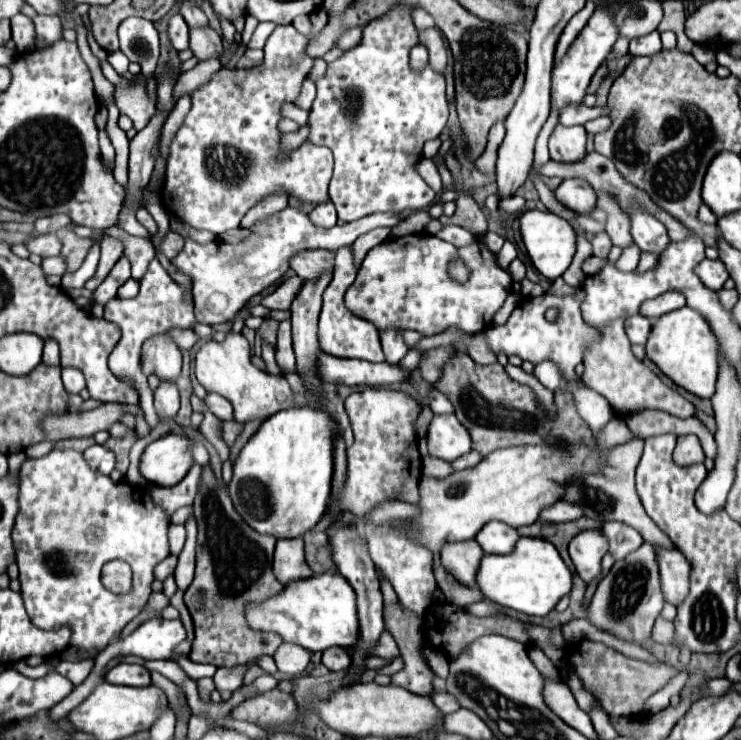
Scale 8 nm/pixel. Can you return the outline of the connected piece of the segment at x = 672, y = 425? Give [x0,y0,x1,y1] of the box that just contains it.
[626,410,716,458]

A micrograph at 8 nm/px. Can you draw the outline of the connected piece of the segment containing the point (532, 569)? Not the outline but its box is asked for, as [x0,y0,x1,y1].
[476,538,572,616]

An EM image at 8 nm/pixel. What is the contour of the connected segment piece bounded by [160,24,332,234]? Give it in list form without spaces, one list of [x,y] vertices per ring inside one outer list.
[[[292,24],[276,26],[266,40],[266,56],[260,66],[250,70],[222,68],[208,84],[192,94],[192,110],[170,144],[166,182],[160,192],[160,204],[166,212],[182,218],[194,228],[208,230],[212,234],[224,234],[232,228],[238,228],[244,214],[270,194],[288,194],[300,204],[314,206],[330,200],[328,182],[332,178],[332,152],[328,148],[304,142],[284,160],[280,160],[282,132],[278,130],[278,122],[284,118],[282,106],[298,98],[302,82],[314,66],[314,60],[304,52],[304,44],[308,44],[310,38],[312,36],[300,34]]]

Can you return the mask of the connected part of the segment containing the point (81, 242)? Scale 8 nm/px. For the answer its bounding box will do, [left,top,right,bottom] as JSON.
[56,230,92,272]

